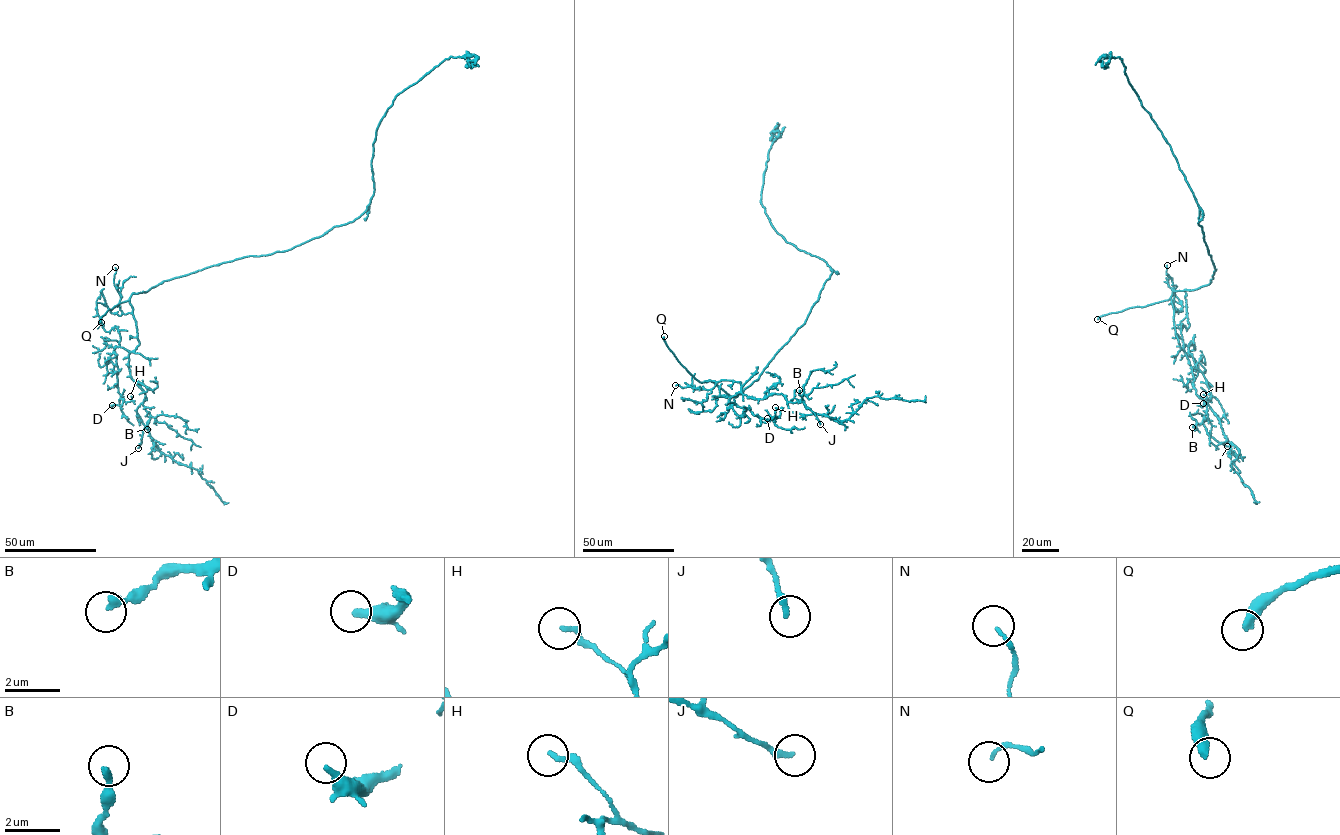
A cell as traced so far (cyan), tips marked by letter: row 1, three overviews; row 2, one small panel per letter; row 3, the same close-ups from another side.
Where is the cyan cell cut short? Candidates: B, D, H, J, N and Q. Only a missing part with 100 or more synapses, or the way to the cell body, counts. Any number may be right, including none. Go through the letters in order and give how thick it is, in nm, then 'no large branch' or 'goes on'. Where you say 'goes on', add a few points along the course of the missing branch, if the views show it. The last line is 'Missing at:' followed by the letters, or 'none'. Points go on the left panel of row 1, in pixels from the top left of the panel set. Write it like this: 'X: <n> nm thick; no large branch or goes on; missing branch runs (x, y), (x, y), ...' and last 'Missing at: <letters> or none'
B: 260 nm thick; no large branch
D: 320 nm thick; no large branch
H: 140 nm thick; no large branch
J: 220 nm thick; no large branch
N: 120 nm thick; no large branch
Q: 360 nm thick; goes on; missing branch runs (101, 322), (93, 325), (87, 334)
Missing at: Q

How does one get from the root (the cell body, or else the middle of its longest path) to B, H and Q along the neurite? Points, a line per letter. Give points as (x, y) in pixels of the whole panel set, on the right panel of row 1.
B: (1213, 264), (1209, 284), (1173, 291), (1171, 297), (1175, 334), (1207, 409), (1207, 418), (1192, 427)
H: (1213, 264), (1209, 284), (1173, 291), (1171, 297), (1179, 346), (1188, 347), (1210, 400), (1203, 394)
Q: (1213, 264), (1216, 270), (1209, 284), (1196, 289), (1173, 291), (1168, 300), (1127, 308), (1097, 319)

